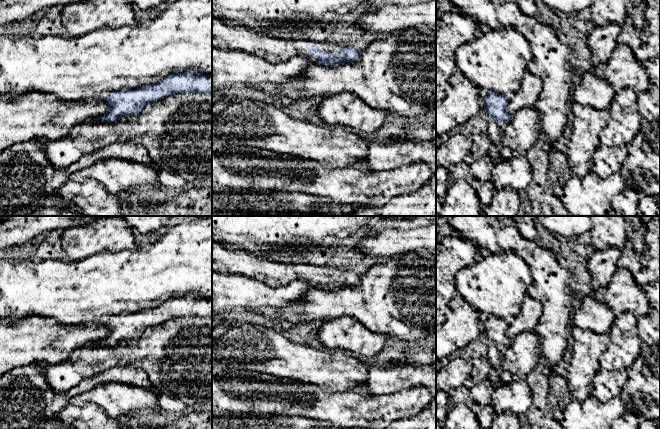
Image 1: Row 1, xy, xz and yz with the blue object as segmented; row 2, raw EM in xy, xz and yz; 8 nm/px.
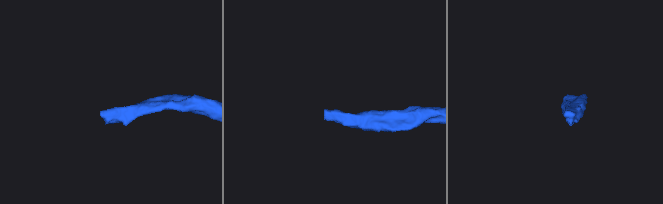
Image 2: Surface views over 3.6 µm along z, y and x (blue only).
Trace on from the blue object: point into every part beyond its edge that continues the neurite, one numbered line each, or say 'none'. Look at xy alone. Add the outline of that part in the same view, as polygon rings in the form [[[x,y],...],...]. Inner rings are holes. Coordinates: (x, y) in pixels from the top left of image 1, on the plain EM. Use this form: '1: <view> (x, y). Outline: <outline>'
none

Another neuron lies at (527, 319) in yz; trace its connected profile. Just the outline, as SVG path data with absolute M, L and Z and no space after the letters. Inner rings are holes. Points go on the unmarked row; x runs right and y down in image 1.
M526 294L520 313L509 321L507 337L512 340L523 332L534 330L542 315L542 310L542 305Z

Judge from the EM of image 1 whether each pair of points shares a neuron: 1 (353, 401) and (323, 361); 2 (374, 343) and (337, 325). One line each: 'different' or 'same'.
1: different
2: same

